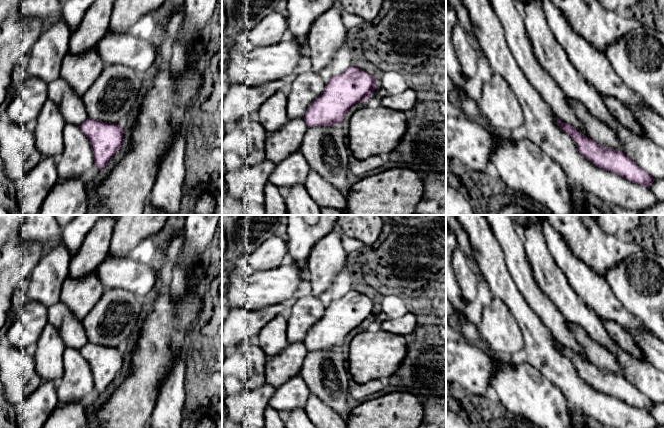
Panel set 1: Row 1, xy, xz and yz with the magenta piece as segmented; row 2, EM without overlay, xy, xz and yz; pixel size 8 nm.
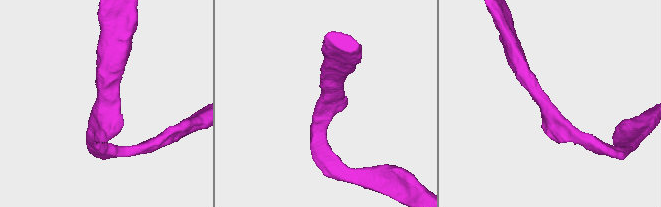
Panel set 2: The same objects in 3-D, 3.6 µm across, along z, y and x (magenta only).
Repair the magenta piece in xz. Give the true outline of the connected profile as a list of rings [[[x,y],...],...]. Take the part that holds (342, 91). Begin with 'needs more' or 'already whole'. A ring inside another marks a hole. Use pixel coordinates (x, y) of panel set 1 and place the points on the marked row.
already whole | [[[351,65],[325,83],[323,92],[311,103],[303,118],[308,128],[341,123],[349,108],[366,101],[375,89],[376,77]]]

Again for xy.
already whole | [[[88,118],[80,126],[92,147],[94,164],[103,169],[123,142],[123,130],[117,123]]]

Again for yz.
already whole | [[[557,118],[560,128],[576,142],[579,153],[599,168],[616,173],[625,179],[649,188],[655,178],[642,170],[622,151],[600,146],[594,140],[579,133],[572,125]]]

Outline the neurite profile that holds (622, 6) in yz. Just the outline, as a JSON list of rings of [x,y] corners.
[[[599,0],[599,2],[606,10],[629,14],[638,0]]]

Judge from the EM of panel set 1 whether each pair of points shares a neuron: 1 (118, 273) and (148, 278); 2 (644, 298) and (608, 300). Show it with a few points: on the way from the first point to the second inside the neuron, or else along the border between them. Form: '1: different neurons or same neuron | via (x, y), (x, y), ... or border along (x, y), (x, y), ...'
1: same neuron | via (125, 273), (128, 273), (134, 279), (141, 278)
2: different neurons | border along (605, 279), (619, 302), (634, 316)

